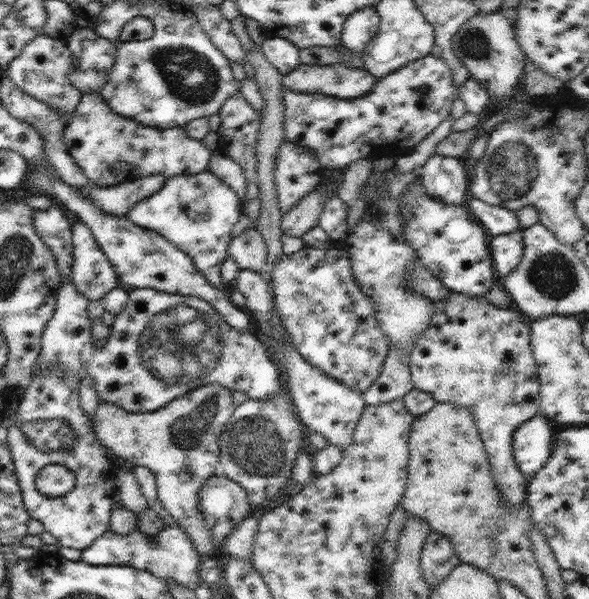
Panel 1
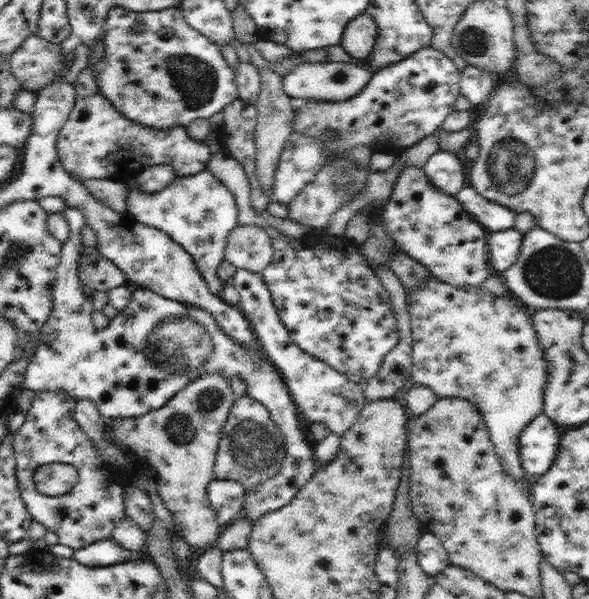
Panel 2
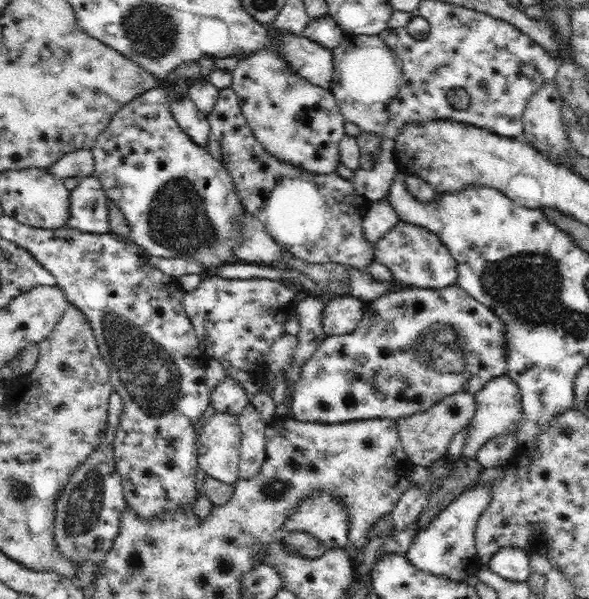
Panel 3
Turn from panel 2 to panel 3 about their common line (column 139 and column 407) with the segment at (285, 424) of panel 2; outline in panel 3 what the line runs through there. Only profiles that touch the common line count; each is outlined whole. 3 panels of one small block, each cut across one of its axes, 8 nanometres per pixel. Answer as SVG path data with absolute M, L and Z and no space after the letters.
M452 284L442 289L426 289L412 287L412 289L405 289L384 294L376 300L369 301L364 305L364 316L359 322L359 325L350 333L340 336L327 335L323 338L321 345L313 352L313 355L306 360L302 365L299 379L293 382L291 386L291 402L289 404L294 418L301 422L322 422L323 424L337 424L351 421L364 421L372 418L392 419L397 421L399 418L412 416L414 413L421 413L434 406L435 402L440 400L440 390L426 390L426 388L438 388L436 384L443 377L456 378L456 384L463 386L464 382L468 382L468 393L474 394L478 389L483 387L493 378L506 375L506 344L504 344L504 322L500 317L496 316L481 302L472 298L460 285Z

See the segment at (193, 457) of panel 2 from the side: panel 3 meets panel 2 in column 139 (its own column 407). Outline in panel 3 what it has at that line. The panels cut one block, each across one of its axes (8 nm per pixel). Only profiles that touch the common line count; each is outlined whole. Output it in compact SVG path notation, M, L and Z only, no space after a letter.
M461 392L440 399L434 403L432 408L424 412L414 413L412 416L397 419L401 444L413 465L427 468L432 466L434 462L446 458L452 438L460 430L464 430L470 425L475 410L475 396L472 393Z

